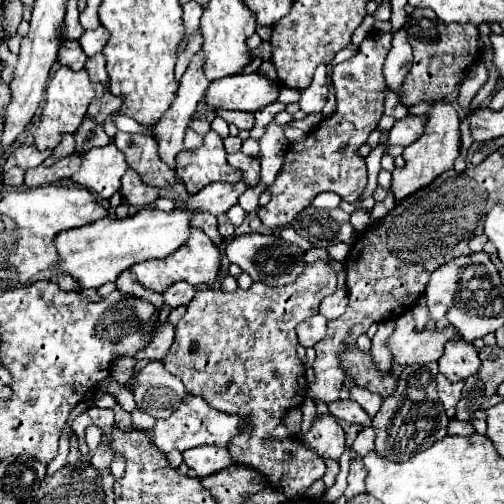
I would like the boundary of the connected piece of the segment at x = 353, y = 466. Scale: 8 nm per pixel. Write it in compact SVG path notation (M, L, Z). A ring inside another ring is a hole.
M354 456L354 460L350 460L350 474L348 474L348 488L344 492L344 496L350 500L362 492L366 492L366 484L364 484L364 478L366 478L366 468L362 464L362 458Z

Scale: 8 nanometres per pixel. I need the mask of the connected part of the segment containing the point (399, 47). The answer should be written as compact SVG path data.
M404 28L392 34L392 48L388 52L386 64L384 64L384 76L390 90L400 90L404 76L410 70L412 62L412 46L408 44L408 34Z

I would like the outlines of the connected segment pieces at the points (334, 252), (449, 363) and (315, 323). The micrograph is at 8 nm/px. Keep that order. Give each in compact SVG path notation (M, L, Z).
M338 242L327 248L329 257L337 262L344 262L350 253L351 246L344 242Z
M464 340L448 342L444 348L444 356L438 360L438 372L444 374L450 382L466 380L468 376L476 374L478 366L480 366L478 352L470 342Z
M316 314L314 318L308 318L308 320L300 322L296 326L296 334L298 334L298 342L304 348L312 348L326 334L326 318L320 316L320 314Z

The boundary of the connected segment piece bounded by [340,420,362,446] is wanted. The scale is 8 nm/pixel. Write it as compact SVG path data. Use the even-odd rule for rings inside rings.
M340 420L340 426L342 426L342 430L346 432L346 446L352 446L352 442L356 440L358 432L362 430L362 426L358 426L358 424L348 424L348 422L344 422L344 420Z

